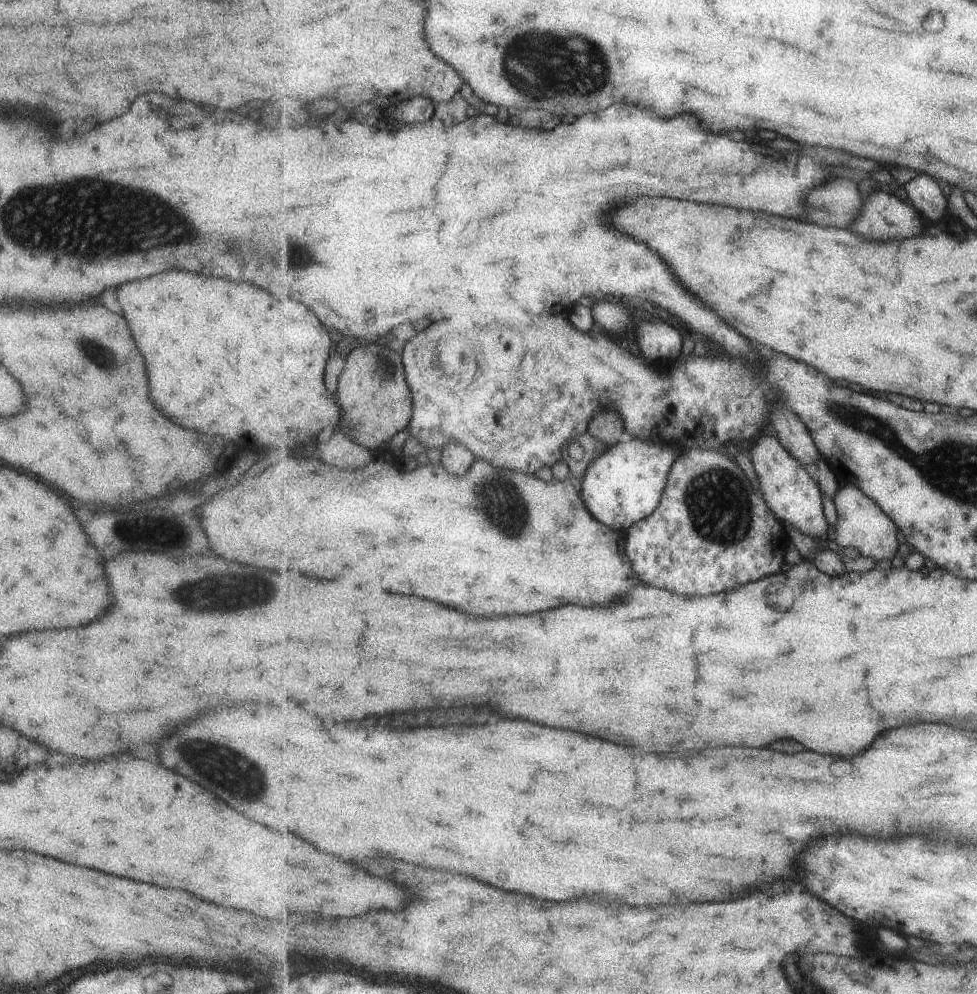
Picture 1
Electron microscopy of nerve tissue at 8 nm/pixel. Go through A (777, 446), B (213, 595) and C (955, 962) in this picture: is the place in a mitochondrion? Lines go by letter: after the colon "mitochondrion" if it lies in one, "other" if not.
A: other
B: mitochondrion
C: other

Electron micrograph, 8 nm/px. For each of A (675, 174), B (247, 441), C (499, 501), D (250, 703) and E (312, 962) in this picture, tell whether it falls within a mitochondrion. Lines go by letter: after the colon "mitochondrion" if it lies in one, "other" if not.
A: mitochondrion
B: other
C: mitochondrion
D: other
E: other

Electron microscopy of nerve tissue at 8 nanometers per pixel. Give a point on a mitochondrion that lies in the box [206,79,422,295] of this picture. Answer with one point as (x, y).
(289, 255)

